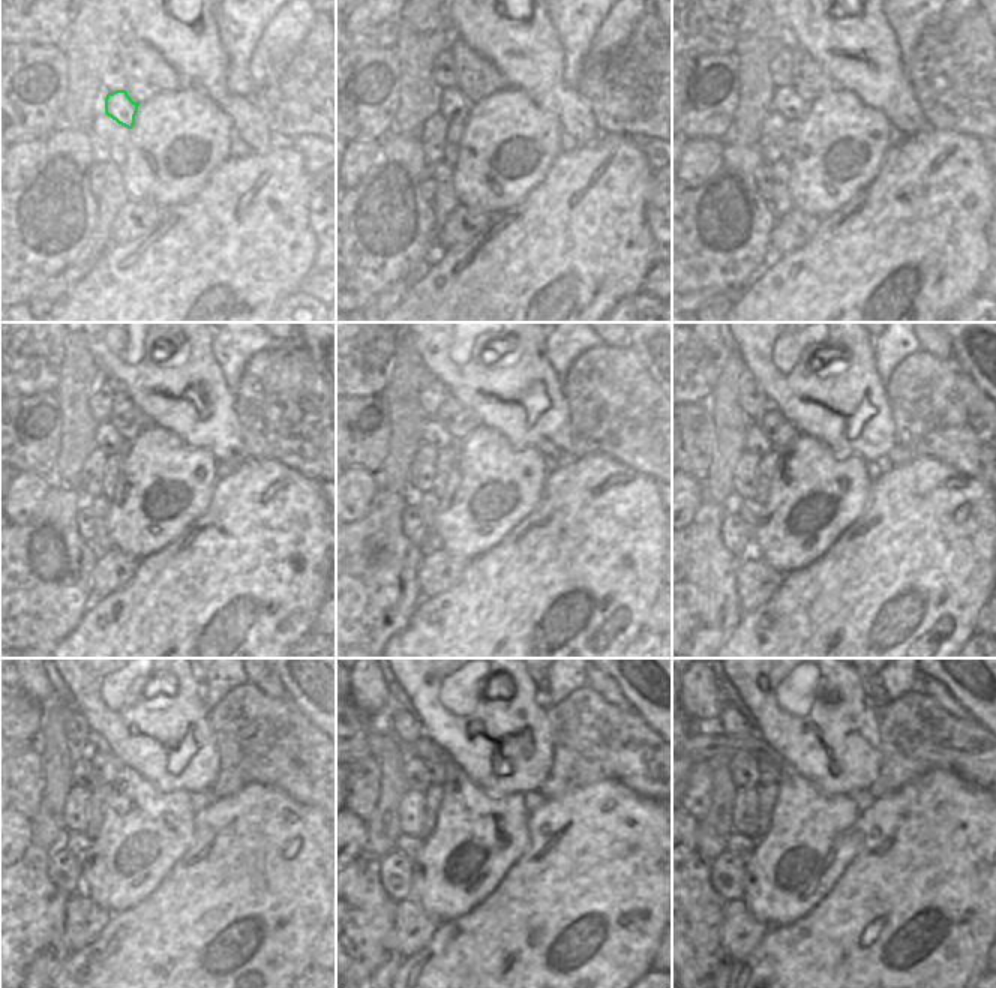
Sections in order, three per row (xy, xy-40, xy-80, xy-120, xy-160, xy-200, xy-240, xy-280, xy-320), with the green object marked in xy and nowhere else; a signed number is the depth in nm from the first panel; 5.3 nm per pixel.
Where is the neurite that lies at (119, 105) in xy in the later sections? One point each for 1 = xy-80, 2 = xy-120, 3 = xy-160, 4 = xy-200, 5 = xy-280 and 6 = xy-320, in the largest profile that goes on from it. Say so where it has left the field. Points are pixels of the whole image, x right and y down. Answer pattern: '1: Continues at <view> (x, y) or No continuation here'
1: Continues at xy-80 (785, 101)
2: Continues at xy-120 (110, 441)
3: Continues at xy-160 (434, 432)
4: Continues at xy-200 (755, 440)
5: Continues at xy-280 (414, 769)
6: Continues at xy-320 (744, 769)

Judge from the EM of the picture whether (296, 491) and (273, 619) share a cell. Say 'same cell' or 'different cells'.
same cell

